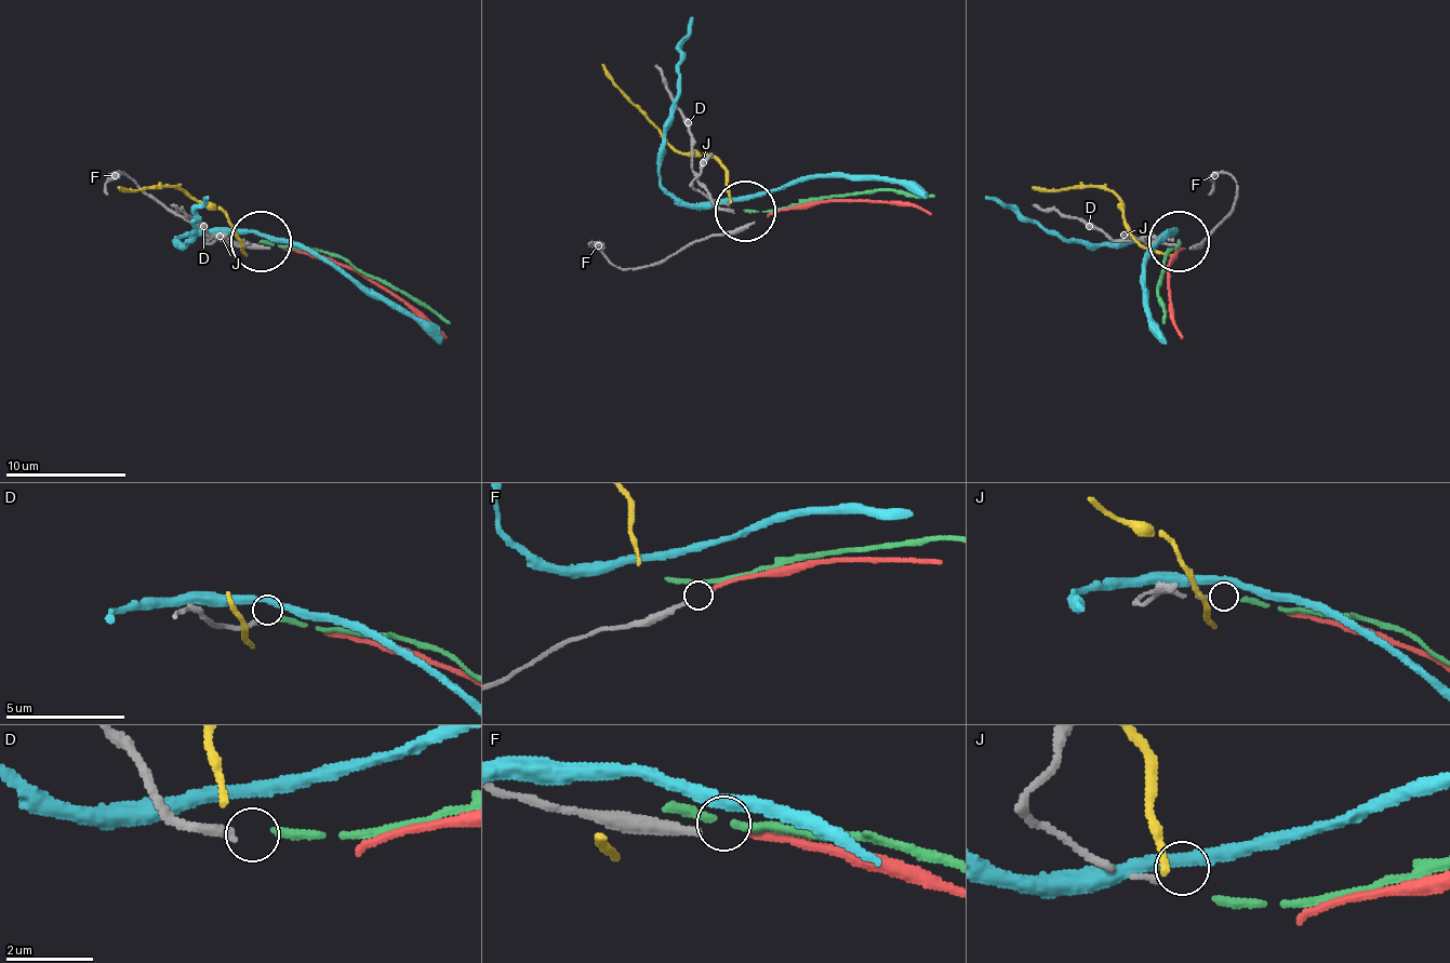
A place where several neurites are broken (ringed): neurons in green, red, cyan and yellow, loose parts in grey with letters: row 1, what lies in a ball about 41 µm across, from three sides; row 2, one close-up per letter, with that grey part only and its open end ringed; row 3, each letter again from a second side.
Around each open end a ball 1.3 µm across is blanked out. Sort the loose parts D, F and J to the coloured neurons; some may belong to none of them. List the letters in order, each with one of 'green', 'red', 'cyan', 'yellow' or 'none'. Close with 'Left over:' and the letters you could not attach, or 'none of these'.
D: green
F: red
J: none
Left over: J

